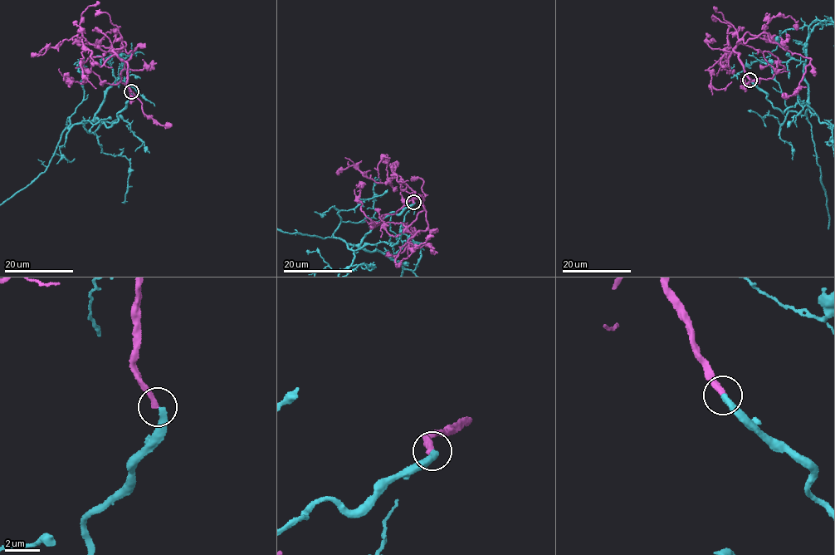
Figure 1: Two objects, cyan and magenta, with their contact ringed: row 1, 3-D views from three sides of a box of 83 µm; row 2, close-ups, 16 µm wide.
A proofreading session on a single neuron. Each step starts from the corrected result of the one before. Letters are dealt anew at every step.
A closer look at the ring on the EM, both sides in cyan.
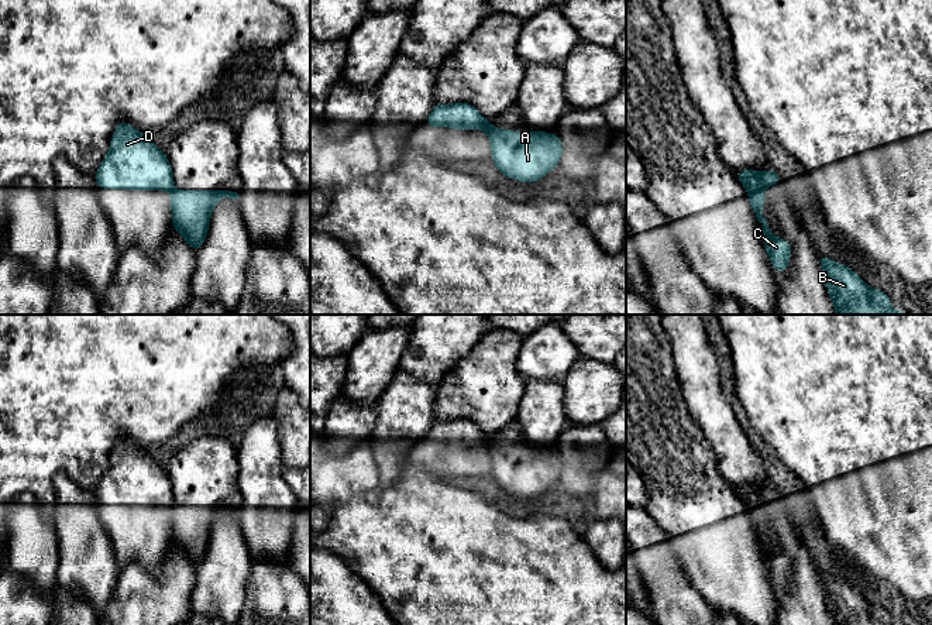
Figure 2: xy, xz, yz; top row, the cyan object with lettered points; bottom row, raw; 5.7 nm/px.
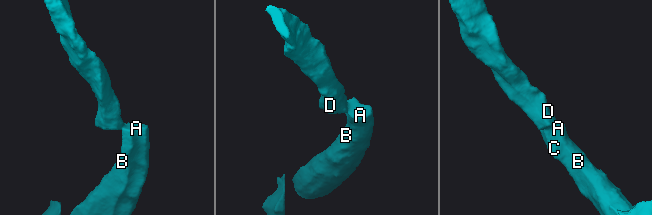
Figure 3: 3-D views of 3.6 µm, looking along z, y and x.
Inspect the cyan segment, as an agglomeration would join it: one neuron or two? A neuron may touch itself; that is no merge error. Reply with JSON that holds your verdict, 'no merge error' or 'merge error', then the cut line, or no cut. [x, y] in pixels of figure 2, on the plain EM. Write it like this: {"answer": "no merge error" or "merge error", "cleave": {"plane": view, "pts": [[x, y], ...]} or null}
{"answer": "merge error", "cleave": {"plane": "yz", "pts": [[762, 504], [749, 508]]}}

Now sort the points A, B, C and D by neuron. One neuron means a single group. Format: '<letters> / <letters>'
A B C / D

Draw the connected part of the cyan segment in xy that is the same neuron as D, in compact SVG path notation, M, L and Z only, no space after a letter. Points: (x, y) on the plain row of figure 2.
M127 437L117 440L94 497L103 505L173 506L168 473Z

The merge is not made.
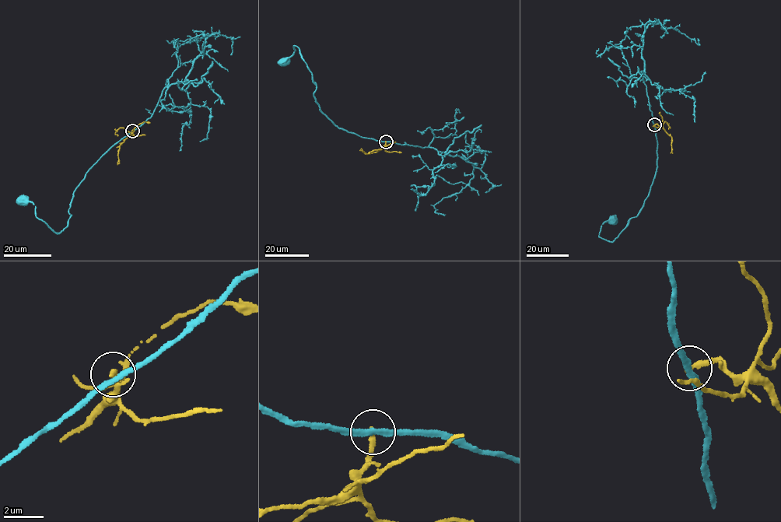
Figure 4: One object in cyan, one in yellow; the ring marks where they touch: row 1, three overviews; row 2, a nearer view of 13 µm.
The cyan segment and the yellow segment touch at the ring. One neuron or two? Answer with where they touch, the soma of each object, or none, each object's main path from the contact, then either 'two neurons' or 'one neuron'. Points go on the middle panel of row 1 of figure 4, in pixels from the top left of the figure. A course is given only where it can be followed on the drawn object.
(386, 141) | cyan (284, 61) | yellow none | cyan via (386, 141), (341, 128), (321, 111), (313, 95), (316, 87), (311, 71), (294, 45), (292, 55), (284, 61) | yellow via (386, 141), (383, 148), (367, 153), (361, 148) | two neurons

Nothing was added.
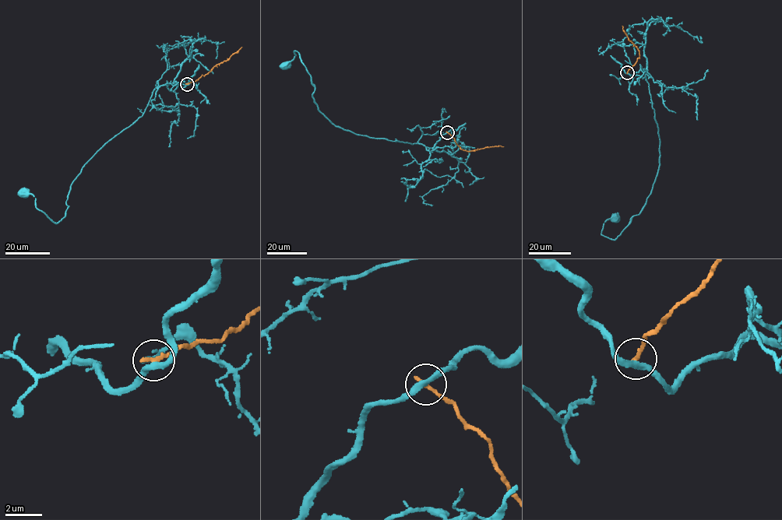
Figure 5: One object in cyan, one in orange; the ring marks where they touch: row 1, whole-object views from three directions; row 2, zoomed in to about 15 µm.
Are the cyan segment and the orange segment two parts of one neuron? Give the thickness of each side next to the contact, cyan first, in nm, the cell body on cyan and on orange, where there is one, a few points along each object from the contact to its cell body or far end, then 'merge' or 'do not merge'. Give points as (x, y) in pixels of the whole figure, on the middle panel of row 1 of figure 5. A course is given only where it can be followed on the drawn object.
300/240 nm | cyan (285, 65) | orange none | cyan via (447, 132), (428, 148), (337, 127), (319, 111), (310, 74), (299, 54), (294, 51), (296, 55), (285, 65) | orange via (447, 132), (463, 150), (503, 146) | do not merge

